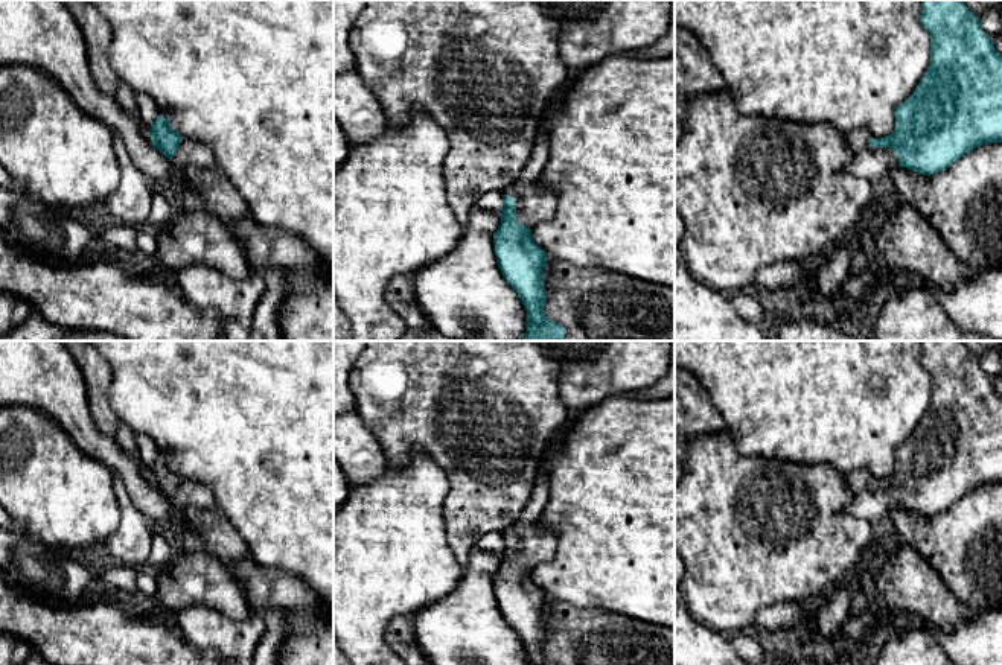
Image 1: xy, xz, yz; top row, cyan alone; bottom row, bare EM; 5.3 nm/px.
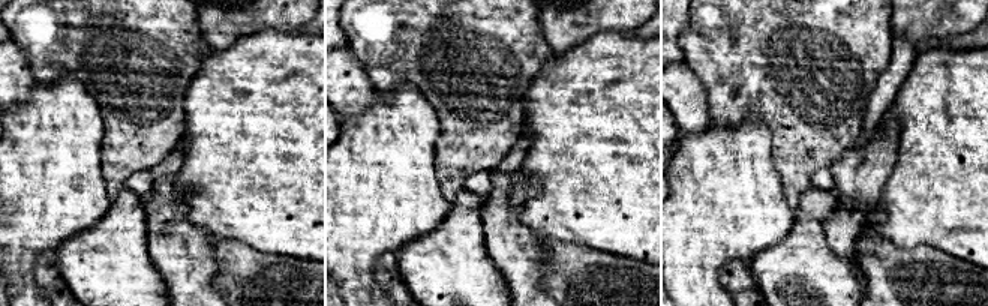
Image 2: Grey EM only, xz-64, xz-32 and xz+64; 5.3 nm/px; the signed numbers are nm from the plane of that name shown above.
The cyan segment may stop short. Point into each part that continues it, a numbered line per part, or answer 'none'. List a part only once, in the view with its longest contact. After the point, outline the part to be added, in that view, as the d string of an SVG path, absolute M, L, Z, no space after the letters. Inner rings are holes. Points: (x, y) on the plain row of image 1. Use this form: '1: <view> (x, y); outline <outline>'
1: xz (535, 544); outline M539 522L527 527L513 523L503 530L501 536L515 539L518 562L530 571L554 558L557 534L554 530L542 527Z

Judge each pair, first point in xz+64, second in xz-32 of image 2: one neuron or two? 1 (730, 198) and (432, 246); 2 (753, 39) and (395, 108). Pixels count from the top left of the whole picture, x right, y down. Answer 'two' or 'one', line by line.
1: two
2: two

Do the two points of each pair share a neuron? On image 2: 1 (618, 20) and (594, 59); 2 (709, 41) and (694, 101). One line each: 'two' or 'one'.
1: two
2: two

